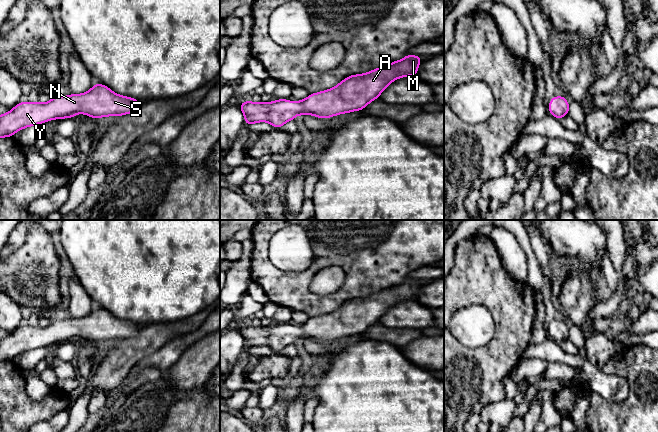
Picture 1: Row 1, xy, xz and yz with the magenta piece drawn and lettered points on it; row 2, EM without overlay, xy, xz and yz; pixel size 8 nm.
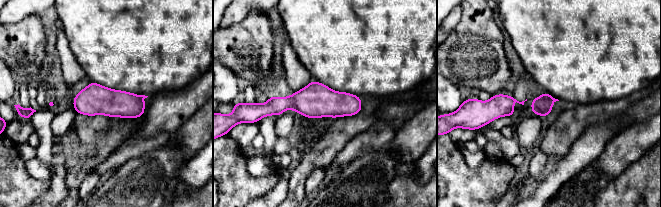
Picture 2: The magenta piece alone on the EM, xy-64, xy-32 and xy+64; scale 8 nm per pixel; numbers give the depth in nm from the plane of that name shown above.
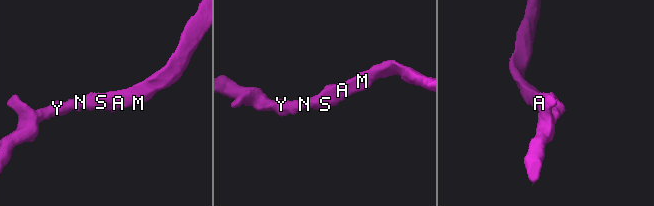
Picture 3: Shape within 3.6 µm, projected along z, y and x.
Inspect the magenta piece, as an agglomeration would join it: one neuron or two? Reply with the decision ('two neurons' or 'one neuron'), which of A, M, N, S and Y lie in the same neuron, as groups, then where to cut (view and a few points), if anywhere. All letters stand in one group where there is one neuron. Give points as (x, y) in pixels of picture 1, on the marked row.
one neuron | A M N S Y | no cut

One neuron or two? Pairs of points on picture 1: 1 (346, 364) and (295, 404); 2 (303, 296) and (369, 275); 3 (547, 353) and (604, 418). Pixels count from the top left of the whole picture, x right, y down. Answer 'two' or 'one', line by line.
1: two
2: one
3: two

